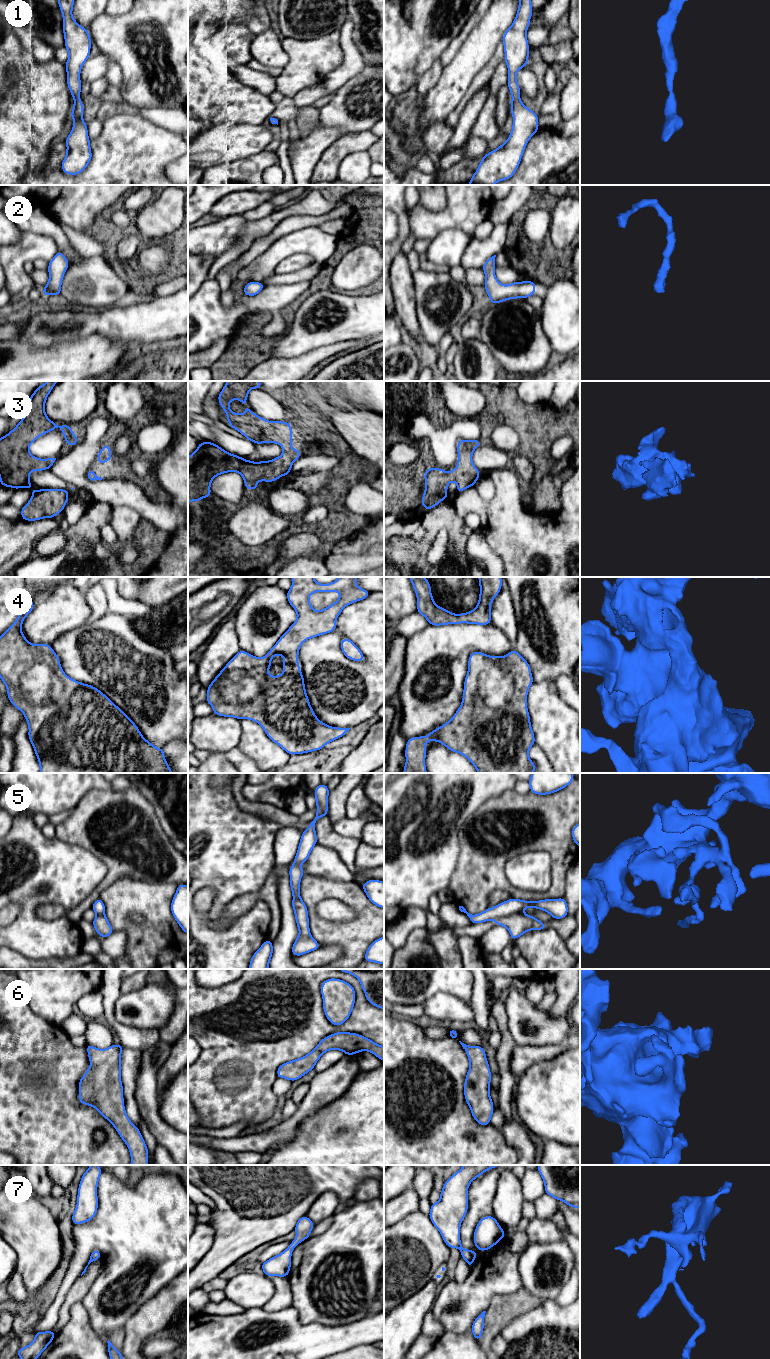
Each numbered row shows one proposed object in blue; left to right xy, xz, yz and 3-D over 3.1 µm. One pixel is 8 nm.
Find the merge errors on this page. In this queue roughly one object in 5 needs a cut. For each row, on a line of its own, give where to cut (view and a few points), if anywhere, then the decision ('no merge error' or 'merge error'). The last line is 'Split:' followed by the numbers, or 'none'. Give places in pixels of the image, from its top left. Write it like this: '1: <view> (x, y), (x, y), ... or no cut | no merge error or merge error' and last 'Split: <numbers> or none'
1: no cut | no merge error
2: no cut | no merge error
3: no cut | no merge error
4: no cut | no merge error
5: yz (521, 910), (506, 916), (498, 916), (495, 919) | merge error
6: no cut | no merge error
7: no cut | no merge error
Split: 5

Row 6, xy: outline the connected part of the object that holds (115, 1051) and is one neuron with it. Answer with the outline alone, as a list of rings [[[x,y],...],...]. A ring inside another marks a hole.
[[[86,1044],[90,1067],[79,1080],[79,1102],[94,1107],[105,1119],[107,1119],[121,1139],[127,1145],[130,1155],[130,1165],[148,1165],[148,1148],[141,1132],[128,1118],[124,1106],[123,1086],[121,1081],[121,1053],[125,1047],[120,1044],[112,1044],[109,1048],[99,1049]]]

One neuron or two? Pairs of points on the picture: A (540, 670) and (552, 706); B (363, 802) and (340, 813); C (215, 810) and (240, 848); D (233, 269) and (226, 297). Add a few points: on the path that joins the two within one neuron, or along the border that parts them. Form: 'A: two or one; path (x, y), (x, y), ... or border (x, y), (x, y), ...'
A: two; border (555, 681), (542, 680), (534, 682)
B: two; border (355, 788), (348, 796), (345, 816)
C: one; path (215, 819), (215, 823), (231, 839)
D: two; border (241, 269), (235, 279)

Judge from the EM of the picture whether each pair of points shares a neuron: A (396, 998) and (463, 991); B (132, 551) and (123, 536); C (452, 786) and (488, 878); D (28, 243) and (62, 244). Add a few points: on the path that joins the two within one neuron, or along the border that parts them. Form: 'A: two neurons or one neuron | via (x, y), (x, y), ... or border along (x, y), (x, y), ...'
A: one neuron | via (413, 998), (423, 994), (431, 986), (446, 986)
B: one neuron | via (128, 547), (126, 540)
C: two neurons | border along (482, 804), (461, 826), (459, 843)
D: two neurons | border along (35, 233), (50, 236), (58, 249)

